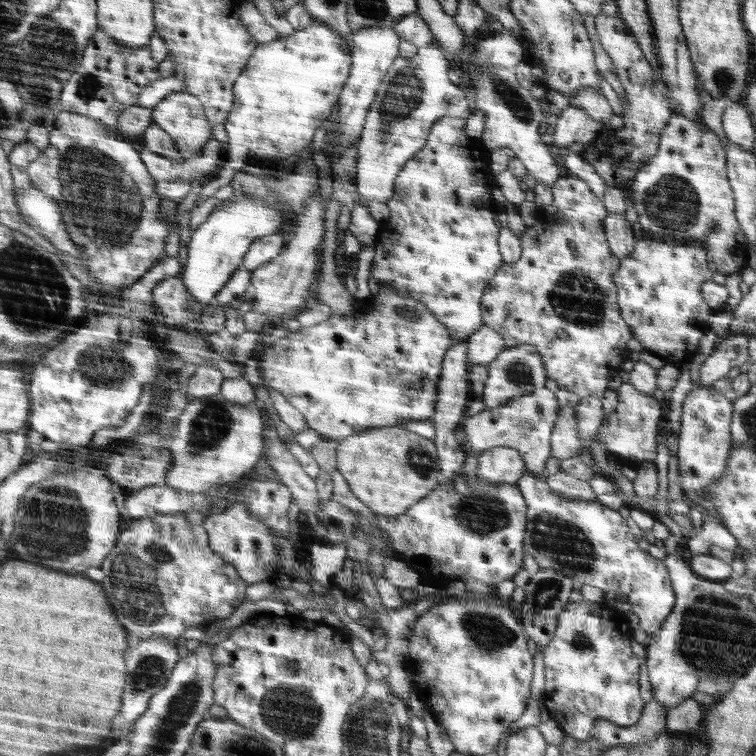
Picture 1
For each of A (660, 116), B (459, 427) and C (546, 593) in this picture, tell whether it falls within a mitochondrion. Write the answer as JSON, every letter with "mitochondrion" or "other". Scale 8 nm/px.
{"A":"other","B":"other","C":"mitochondrion"}

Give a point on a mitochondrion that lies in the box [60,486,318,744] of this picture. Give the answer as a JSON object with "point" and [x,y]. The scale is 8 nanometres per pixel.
{"point":[135,581]}

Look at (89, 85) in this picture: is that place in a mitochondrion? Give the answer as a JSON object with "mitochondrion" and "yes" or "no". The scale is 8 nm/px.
{"mitochondrion":"yes"}

